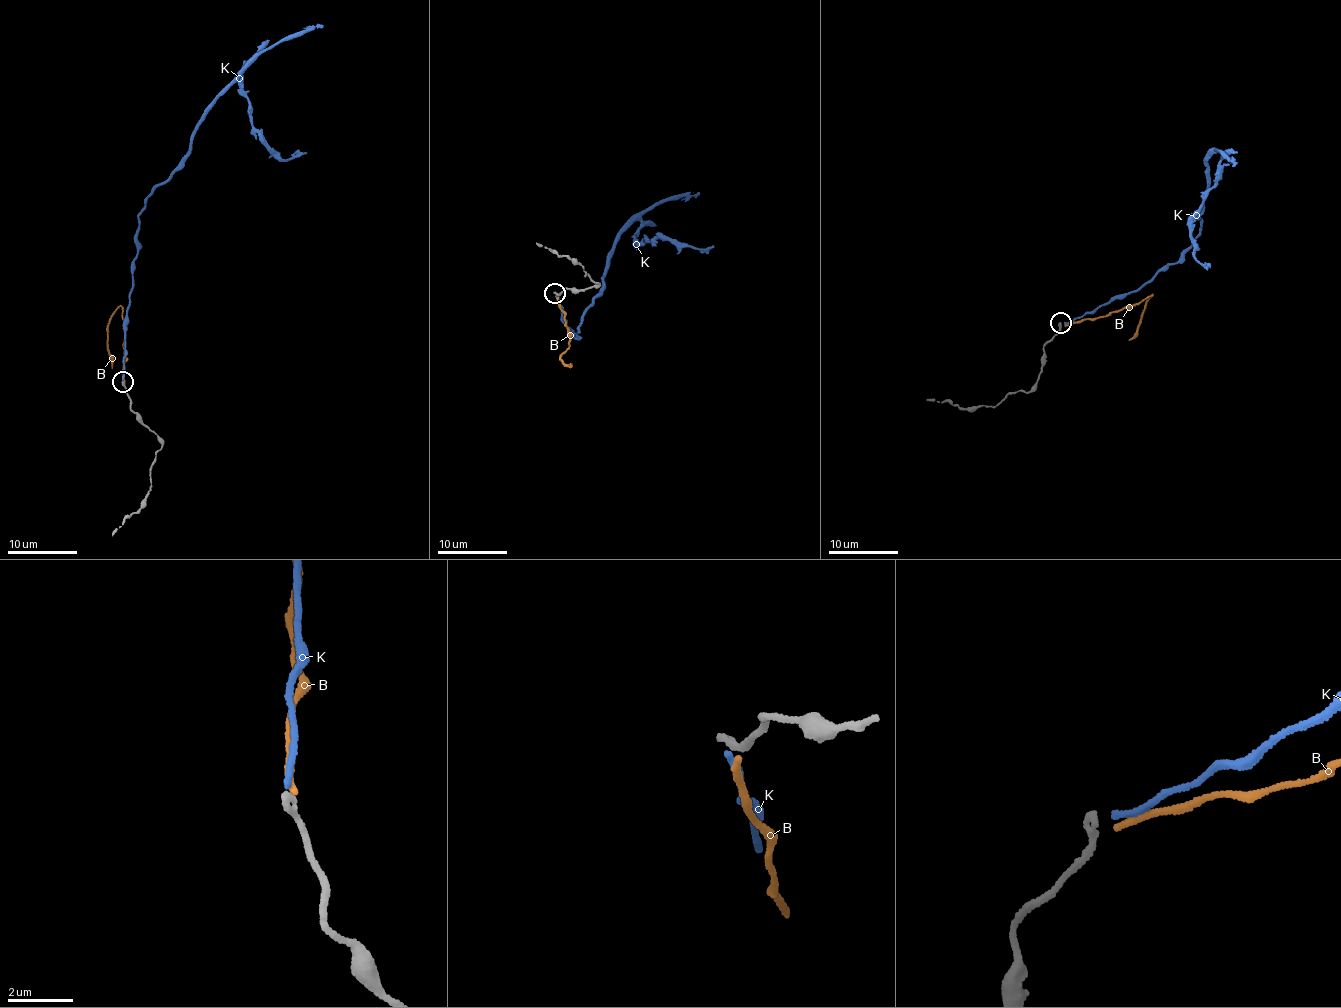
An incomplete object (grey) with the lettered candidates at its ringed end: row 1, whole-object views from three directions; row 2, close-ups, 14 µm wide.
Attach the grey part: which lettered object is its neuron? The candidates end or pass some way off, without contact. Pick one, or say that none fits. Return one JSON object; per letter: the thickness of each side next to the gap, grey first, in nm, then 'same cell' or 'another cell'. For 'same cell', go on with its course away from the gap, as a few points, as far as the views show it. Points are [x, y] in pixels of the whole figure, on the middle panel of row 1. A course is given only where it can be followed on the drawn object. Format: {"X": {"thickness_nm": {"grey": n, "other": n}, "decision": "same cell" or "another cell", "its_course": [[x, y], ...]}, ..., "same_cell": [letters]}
{"B": {"thickness_nm": {"grey": 220, "other": 200}, "decision": "another cell"}, "K": {"thickness_nm": {"grey": 220, "other": 190}, "decision": "same cell", "its_course": [[555, 296], [577, 336], [603, 285], [608, 253], [635, 220], [639, 244], [660, 238], [702, 249], [713, 245]]}, "same_cell": ["K"]}

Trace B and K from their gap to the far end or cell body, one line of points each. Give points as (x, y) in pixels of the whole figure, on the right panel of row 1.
B: (1065, 324), (1108, 316), (1152, 295), (1138, 329), (1128, 341)
K: (1064, 322), (1129, 294), (1179, 260), (1198, 236), (1206, 161), (1217, 151), (1220, 177), (1191, 235), (1206, 269)

